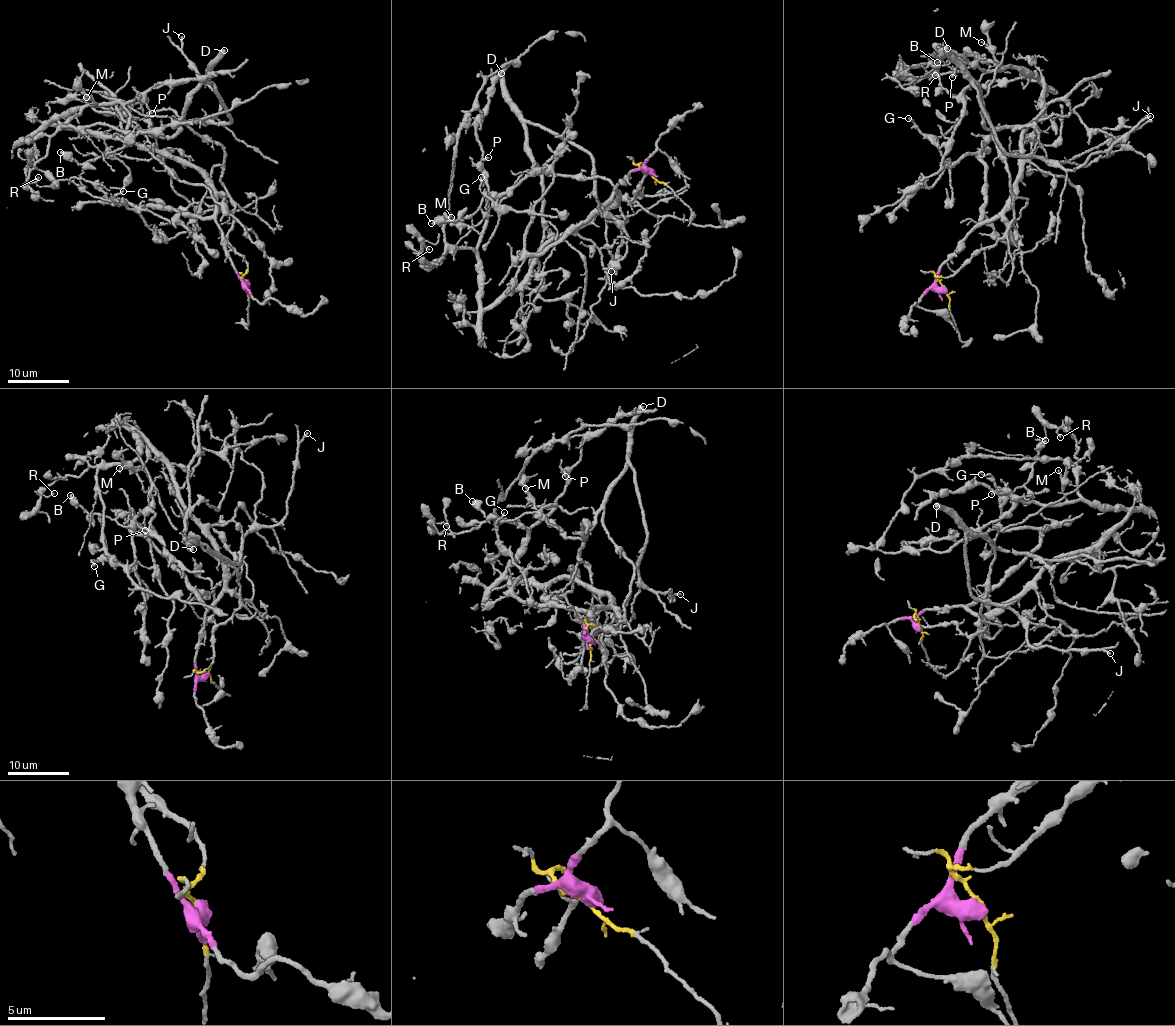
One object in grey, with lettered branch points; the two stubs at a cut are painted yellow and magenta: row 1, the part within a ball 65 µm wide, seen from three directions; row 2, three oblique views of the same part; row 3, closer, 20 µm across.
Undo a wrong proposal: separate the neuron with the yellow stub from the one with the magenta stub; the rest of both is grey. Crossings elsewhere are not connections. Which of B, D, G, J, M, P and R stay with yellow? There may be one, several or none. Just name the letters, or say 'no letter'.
D, J

